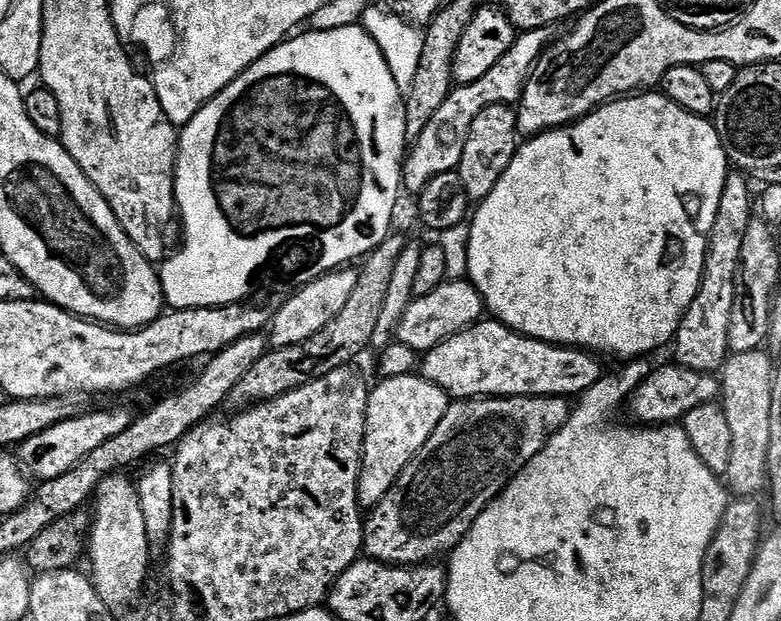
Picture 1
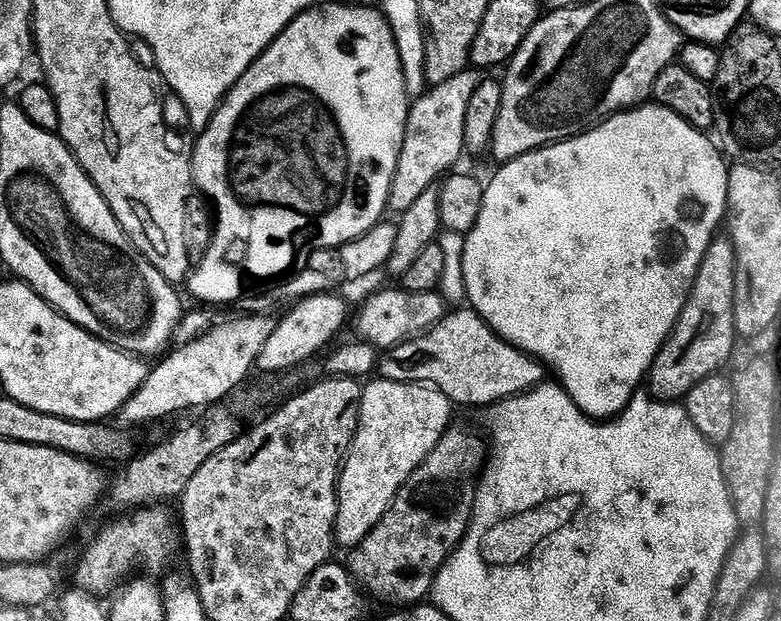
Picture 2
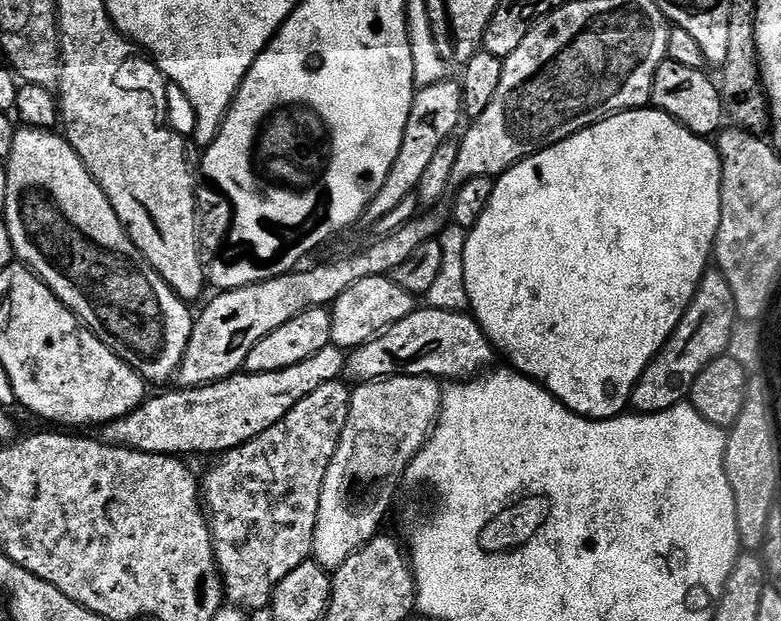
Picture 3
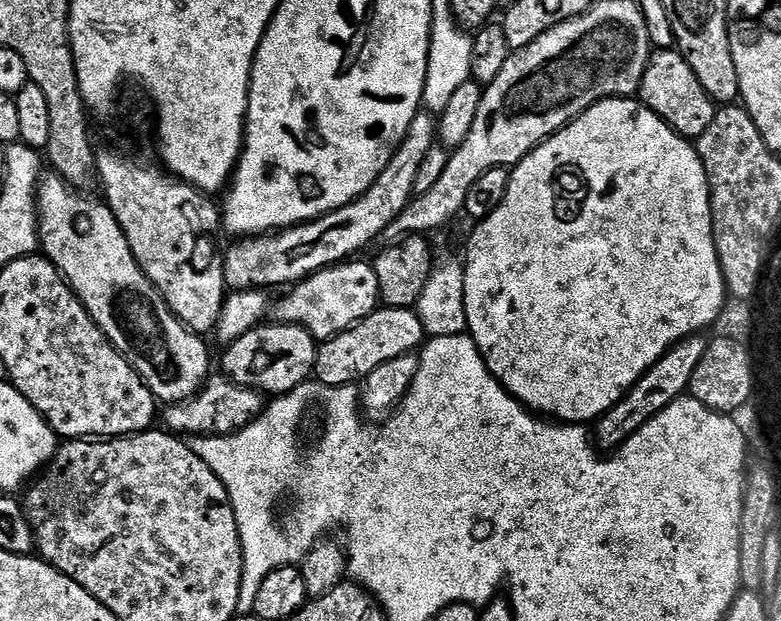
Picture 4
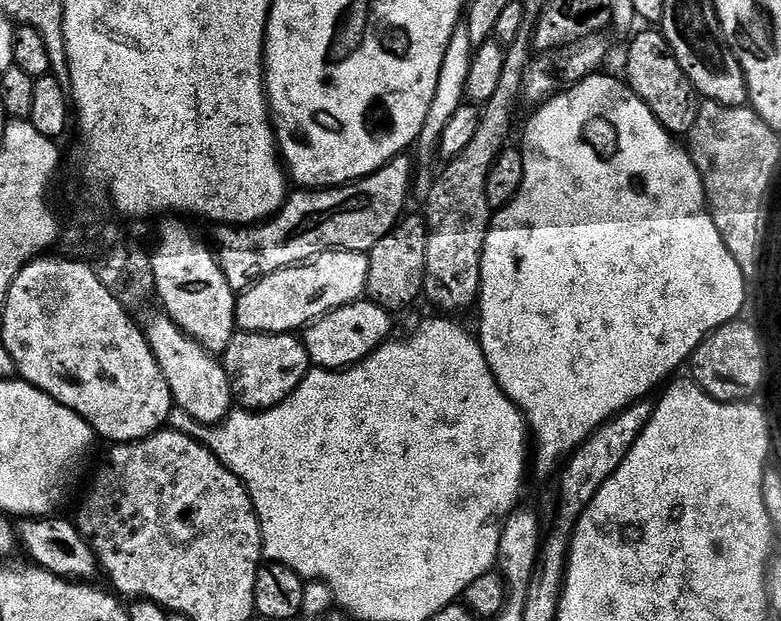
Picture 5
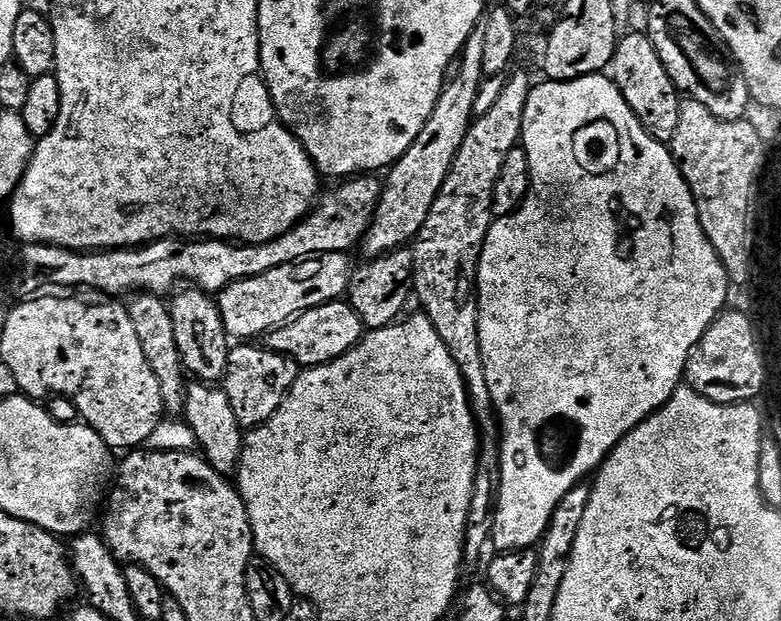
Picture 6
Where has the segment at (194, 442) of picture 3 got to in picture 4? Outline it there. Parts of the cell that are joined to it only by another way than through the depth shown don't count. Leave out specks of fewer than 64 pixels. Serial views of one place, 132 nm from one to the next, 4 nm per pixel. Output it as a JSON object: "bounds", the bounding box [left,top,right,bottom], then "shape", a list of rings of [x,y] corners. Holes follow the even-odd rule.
{"bounds":[162,377,266,435],"shape":[[[211,377],[209,382],[188,401],[169,405],[162,414],[163,424],[170,432],[180,435],[228,435],[244,428],[266,407],[265,397],[252,388],[242,387],[233,383],[227,377]]]}

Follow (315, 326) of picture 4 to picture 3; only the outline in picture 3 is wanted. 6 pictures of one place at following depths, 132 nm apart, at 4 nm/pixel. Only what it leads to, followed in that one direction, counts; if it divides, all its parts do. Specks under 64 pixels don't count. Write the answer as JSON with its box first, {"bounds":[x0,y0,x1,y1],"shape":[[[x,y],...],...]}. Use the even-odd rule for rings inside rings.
{"bounds":[330,276,418,350],"shape":[[[387,276],[365,278],[355,286],[350,286],[330,306],[332,314],[332,343],[337,348],[351,350],[370,342],[374,337],[387,332],[390,326],[402,322],[418,307],[417,297],[411,296],[402,286],[398,286]]]}

